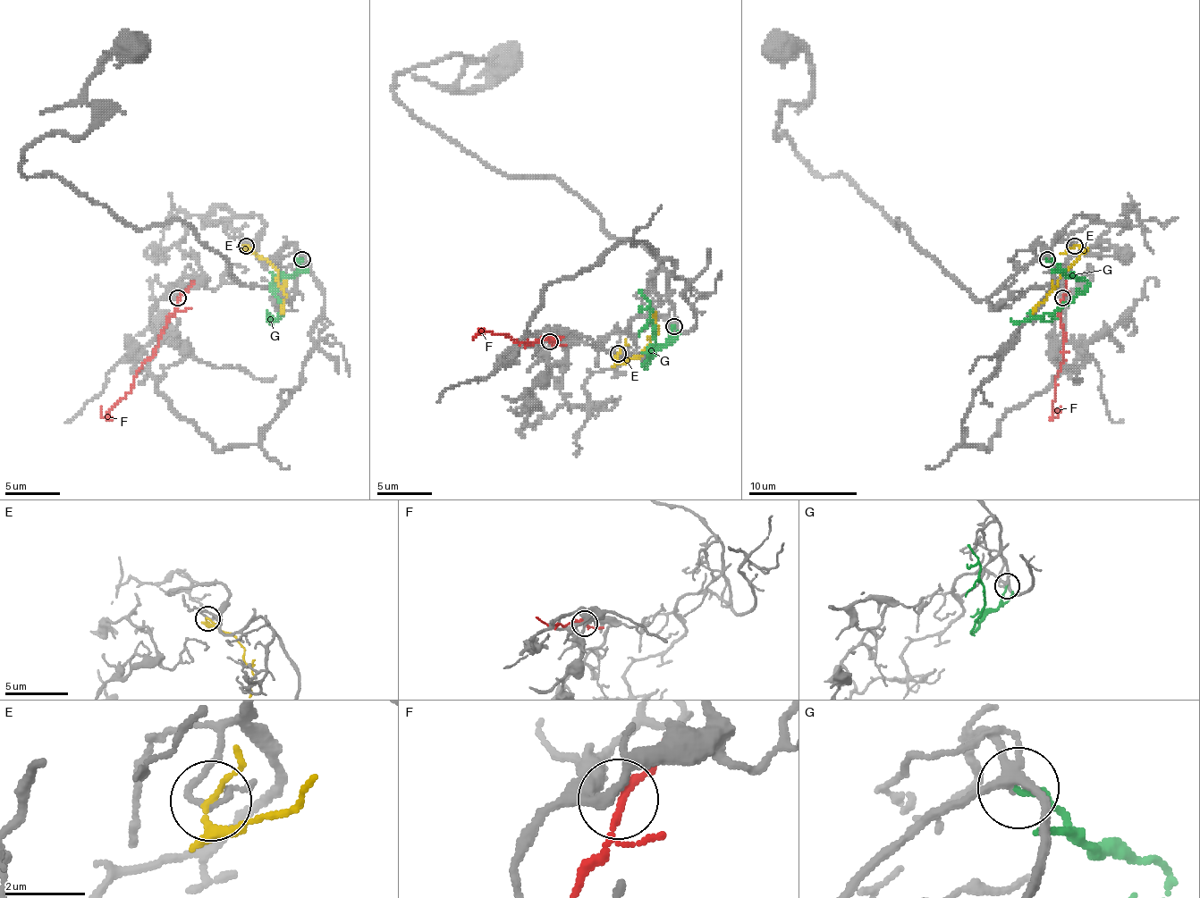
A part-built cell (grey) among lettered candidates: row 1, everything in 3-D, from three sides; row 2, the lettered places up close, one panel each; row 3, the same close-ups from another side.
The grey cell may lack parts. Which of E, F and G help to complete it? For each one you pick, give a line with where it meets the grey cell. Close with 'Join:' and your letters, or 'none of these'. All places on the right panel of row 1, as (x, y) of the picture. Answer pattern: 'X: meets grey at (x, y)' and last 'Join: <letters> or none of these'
G: meets grey at (1047, 259)
Join: G

